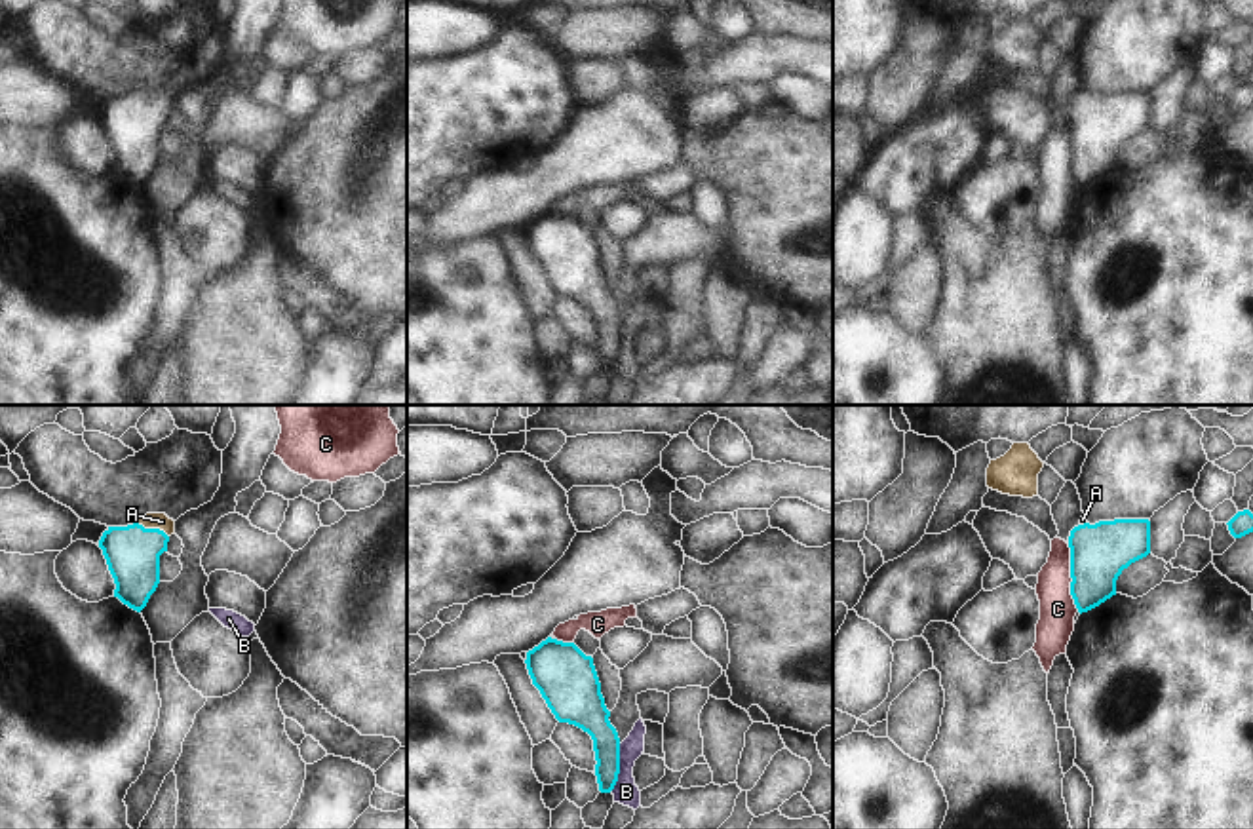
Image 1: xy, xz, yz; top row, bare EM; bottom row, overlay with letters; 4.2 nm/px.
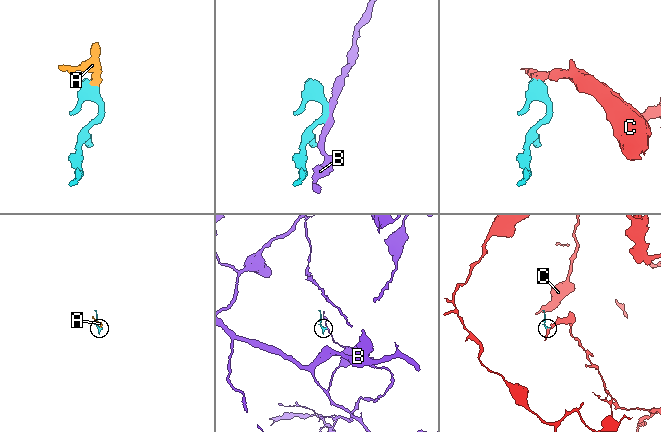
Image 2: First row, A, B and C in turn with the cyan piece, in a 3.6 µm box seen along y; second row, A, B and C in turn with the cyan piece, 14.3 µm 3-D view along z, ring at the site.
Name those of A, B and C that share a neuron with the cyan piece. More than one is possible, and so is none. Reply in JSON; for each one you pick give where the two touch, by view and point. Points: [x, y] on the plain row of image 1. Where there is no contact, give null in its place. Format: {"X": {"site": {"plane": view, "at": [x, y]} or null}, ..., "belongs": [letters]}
{"A": {"site": {"plane": "xy", "at": [153, 103]}}, "belongs": ["A"]}

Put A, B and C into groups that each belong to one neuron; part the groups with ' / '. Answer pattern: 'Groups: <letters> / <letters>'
Groups: A / B / C

